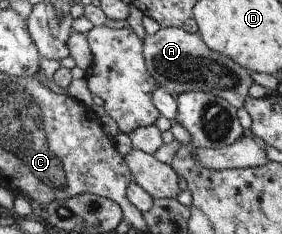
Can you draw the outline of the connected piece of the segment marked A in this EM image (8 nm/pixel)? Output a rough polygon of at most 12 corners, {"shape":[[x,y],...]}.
{"shape":[[177,27],[146,34],[145,67],[179,94],[237,109],[251,72]]}

